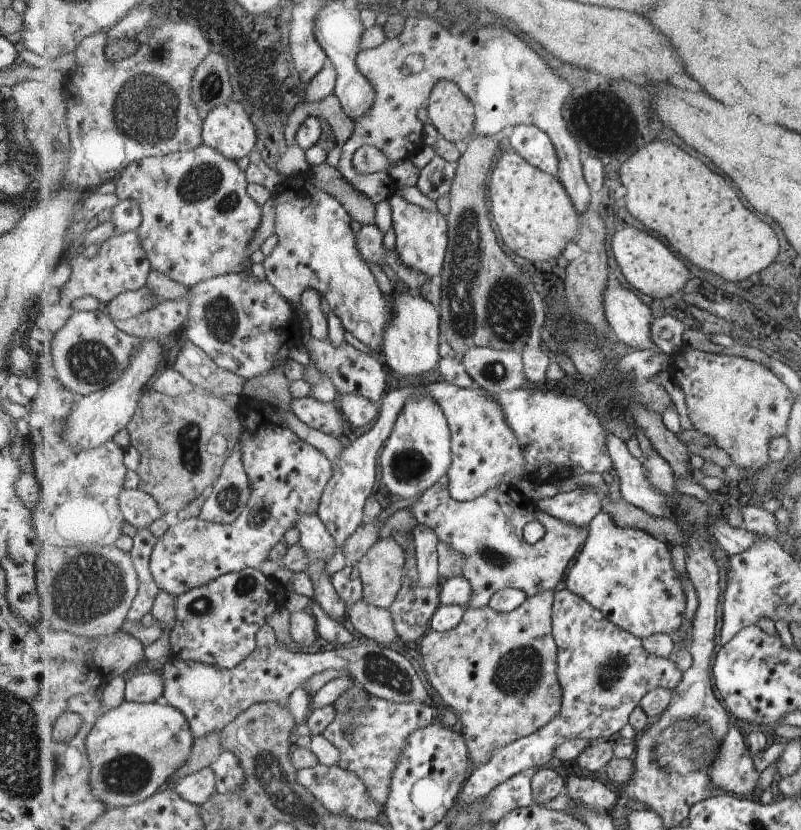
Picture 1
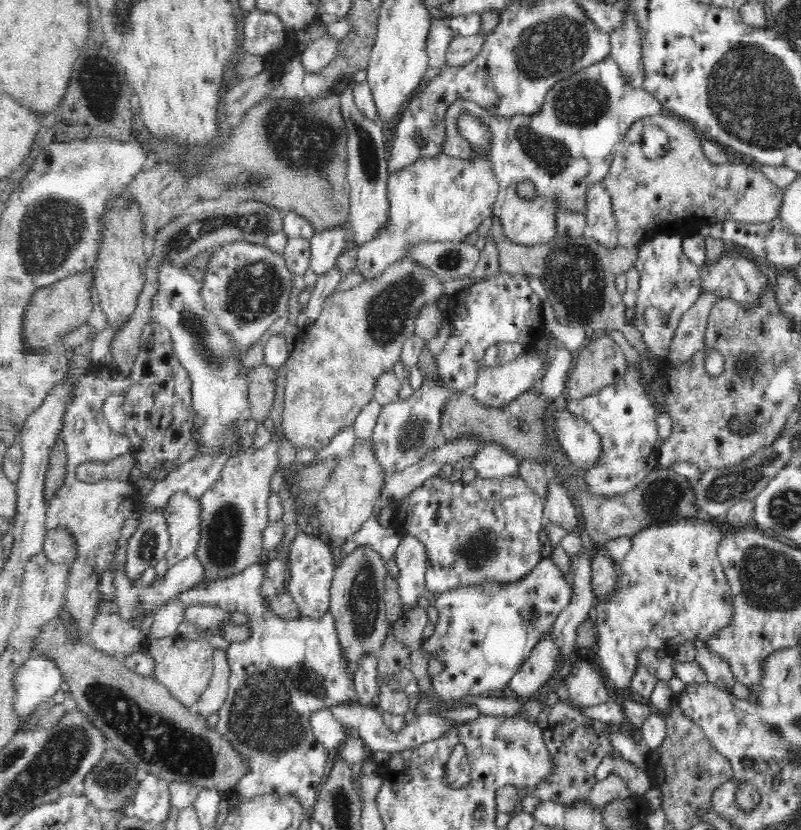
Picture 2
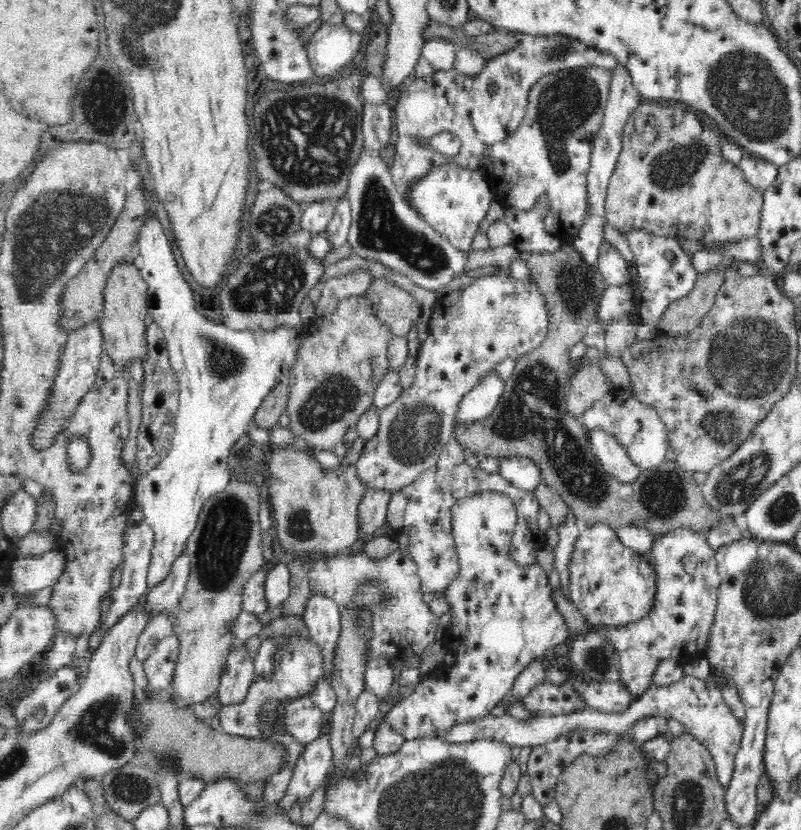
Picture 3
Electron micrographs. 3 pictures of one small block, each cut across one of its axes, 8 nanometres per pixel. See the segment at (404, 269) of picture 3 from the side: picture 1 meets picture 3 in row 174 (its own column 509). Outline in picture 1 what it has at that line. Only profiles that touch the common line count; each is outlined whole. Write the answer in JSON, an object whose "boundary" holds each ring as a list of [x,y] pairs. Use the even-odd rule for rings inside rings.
{"boundary":[[[473,347],[464,354],[464,365],[476,386],[495,395],[521,389],[528,380],[524,358],[516,350]]]}

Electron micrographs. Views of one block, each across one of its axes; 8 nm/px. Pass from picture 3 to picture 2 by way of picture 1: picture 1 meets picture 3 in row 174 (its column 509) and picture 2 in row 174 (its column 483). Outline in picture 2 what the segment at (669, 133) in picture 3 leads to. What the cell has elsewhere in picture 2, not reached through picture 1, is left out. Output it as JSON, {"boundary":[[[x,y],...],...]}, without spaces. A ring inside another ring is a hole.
{"boundary":[[[669,112],[660,113],[656,117],[641,118],[628,129],[628,132],[622,141],[621,149],[616,151],[614,160],[611,164],[611,169],[602,180],[603,185],[606,187],[606,190],[608,190],[609,195],[612,197],[613,209],[615,210],[615,221],[618,226],[619,244],[622,246],[637,246],[641,245],[646,240],[653,240],[657,235],[679,234],[680,236],[684,237],[695,231],[695,229],[698,227],[724,222],[725,220],[739,220],[740,222],[745,223],[761,223],[774,220],[779,216],[781,206],[783,205],[785,189],[780,186],[776,186],[776,183],[772,182],[763,172],[760,172],[750,164],[746,165],[744,163],[729,162],[724,164],[711,163],[704,156],[704,151],[702,150],[702,140],[703,137],[698,135],[698,132],[693,128],[692,123],[689,123],[686,120],[678,119],[675,115],[672,115]],[[649,126],[652,126],[652,128],[660,128],[660,130],[662,130],[662,132],[666,132],[666,136],[668,136],[668,150],[666,150],[666,153],[663,156],[653,160],[646,157],[646,152],[644,152],[644,140],[642,140],[642,132],[644,132],[646,127]]]}

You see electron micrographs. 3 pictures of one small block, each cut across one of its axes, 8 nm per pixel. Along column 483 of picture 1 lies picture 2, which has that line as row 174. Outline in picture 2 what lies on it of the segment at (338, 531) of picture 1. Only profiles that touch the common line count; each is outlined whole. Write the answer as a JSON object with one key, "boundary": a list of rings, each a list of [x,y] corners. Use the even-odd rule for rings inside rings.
{"boundary":[[[474,114],[458,116],[458,132],[468,141],[468,159],[438,153],[422,156],[408,166],[388,174],[388,218],[375,238],[364,242],[357,252],[356,270],[365,280],[376,278],[384,268],[404,257],[423,242],[461,243],[475,232],[482,221],[493,215],[499,193],[499,180],[492,161],[492,132],[483,118]]]}

